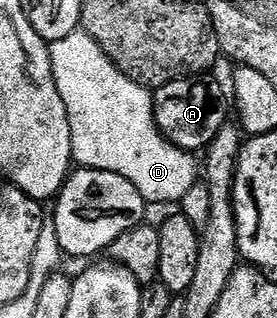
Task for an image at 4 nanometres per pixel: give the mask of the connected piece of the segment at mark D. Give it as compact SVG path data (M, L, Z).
M78 31L67 35L67 39L52 42L49 45L49 58L55 87L67 107L71 123L73 159L78 166L111 171L127 179L149 203L153 201L179 203L183 195L193 185L198 184L199 165L198 162L197 165L193 162L194 154L166 141L153 122L153 93L123 76L113 66L109 56L91 39L91 35Z

